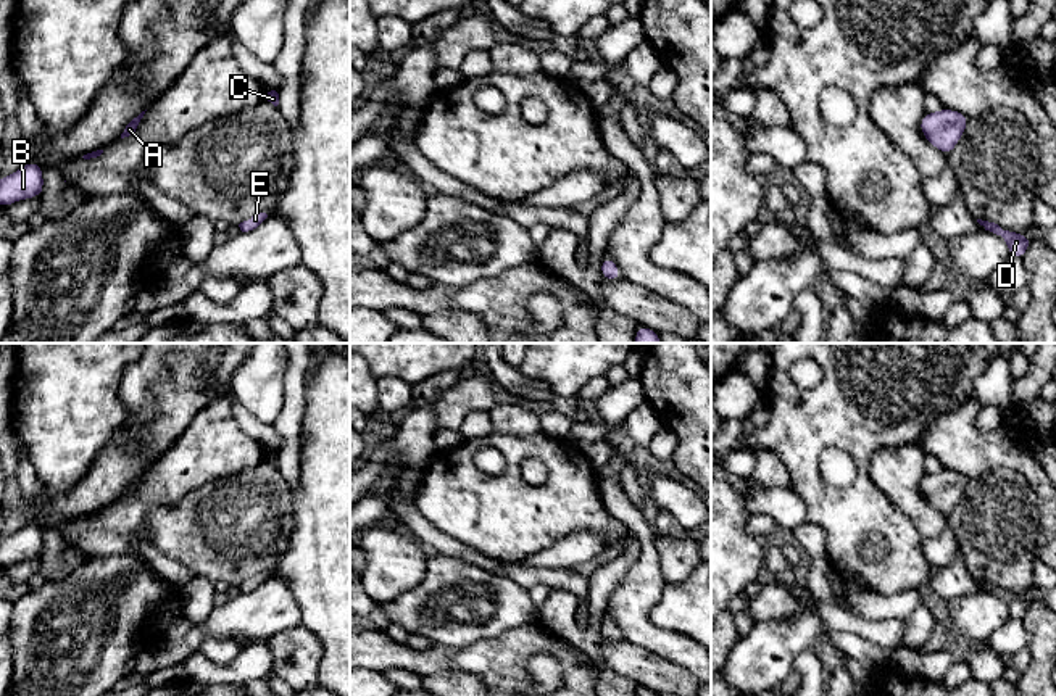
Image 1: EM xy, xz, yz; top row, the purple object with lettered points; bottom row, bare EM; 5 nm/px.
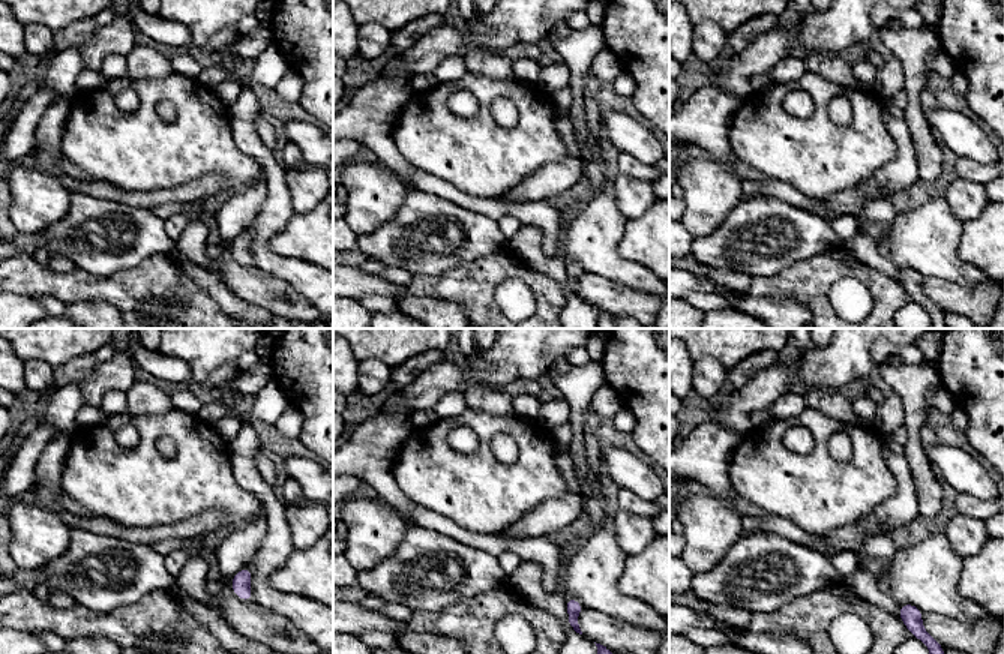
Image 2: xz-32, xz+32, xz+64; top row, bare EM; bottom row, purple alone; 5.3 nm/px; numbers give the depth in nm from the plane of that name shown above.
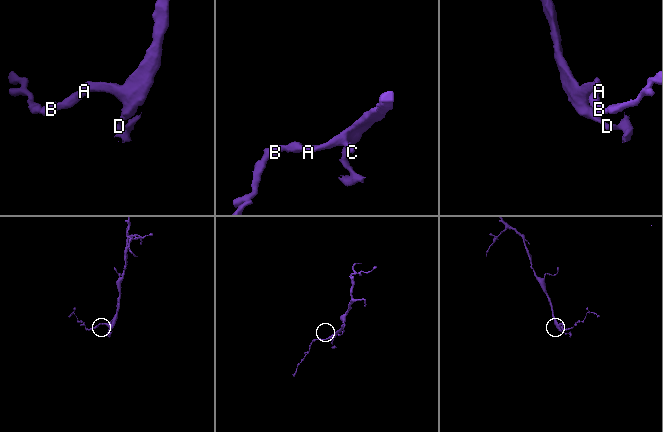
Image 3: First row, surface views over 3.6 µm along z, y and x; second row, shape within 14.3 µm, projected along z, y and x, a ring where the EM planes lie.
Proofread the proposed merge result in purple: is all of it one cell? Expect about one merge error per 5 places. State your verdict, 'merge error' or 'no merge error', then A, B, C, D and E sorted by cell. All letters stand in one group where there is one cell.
no merge error | A B C D E

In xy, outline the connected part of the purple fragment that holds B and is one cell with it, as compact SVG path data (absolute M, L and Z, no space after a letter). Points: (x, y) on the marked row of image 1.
M31 161L8 177L0 177L0 208L24 198L40 197L44 177L40 163Z

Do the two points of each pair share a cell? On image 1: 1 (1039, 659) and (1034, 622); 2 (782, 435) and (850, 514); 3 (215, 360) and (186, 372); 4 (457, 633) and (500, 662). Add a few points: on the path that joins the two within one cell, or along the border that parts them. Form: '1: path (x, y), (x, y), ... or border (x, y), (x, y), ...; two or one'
1: path (1039, 650), (1039, 632); one
2: path (802, 456), (805, 476), (829, 500); one
3: border (197, 360), (203, 379), (228, 390); two
4: border (508, 630), (461, 648), (436, 645); two

